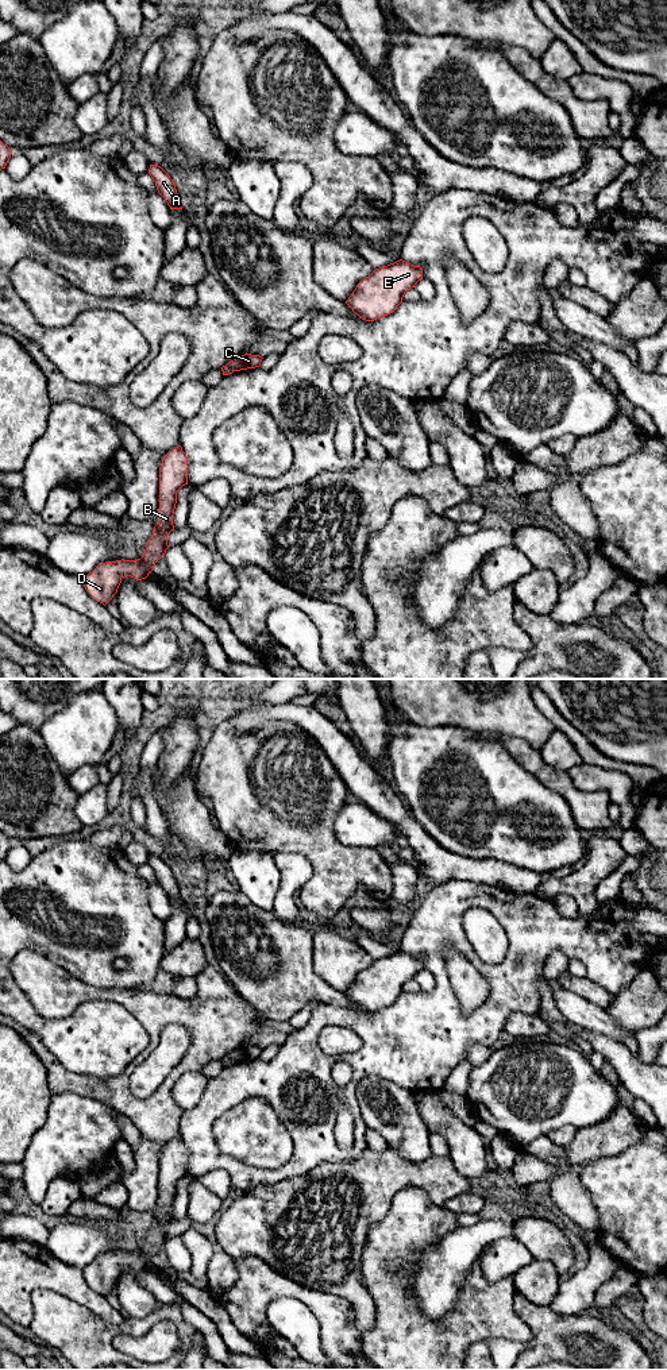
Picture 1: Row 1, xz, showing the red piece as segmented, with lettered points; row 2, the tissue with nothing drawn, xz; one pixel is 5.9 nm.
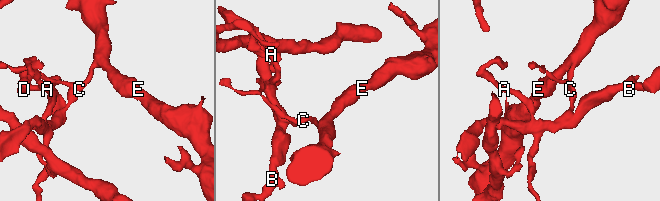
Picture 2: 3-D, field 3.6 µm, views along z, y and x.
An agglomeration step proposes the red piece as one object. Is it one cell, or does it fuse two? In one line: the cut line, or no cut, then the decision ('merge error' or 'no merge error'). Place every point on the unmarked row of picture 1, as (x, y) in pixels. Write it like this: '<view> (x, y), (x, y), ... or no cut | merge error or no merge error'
xz (227, 1054), (234, 1061) | merge error

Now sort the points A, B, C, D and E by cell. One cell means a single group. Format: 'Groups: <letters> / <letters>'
Groups: A B D / C E

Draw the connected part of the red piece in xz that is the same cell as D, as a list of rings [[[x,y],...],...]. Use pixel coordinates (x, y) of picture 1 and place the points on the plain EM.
[[[182,1138],[169,1142],[159,1158],[158,1215],[138,1251],[116,1251],[99,1255],[82,1270],[85,1281],[104,1297],[113,1289],[124,1267],[146,1270],[155,1254],[166,1244],[167,1227],[174,1220],[173,1205],[178,1181],[188,1176],[188,1147]]]

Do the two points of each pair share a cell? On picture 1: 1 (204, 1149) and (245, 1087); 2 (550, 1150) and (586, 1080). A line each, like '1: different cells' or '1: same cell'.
1: same cell
2: different cells

